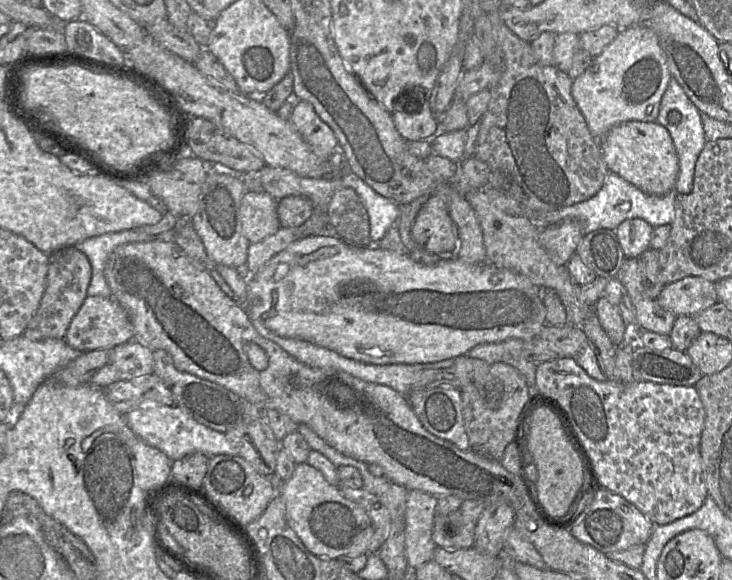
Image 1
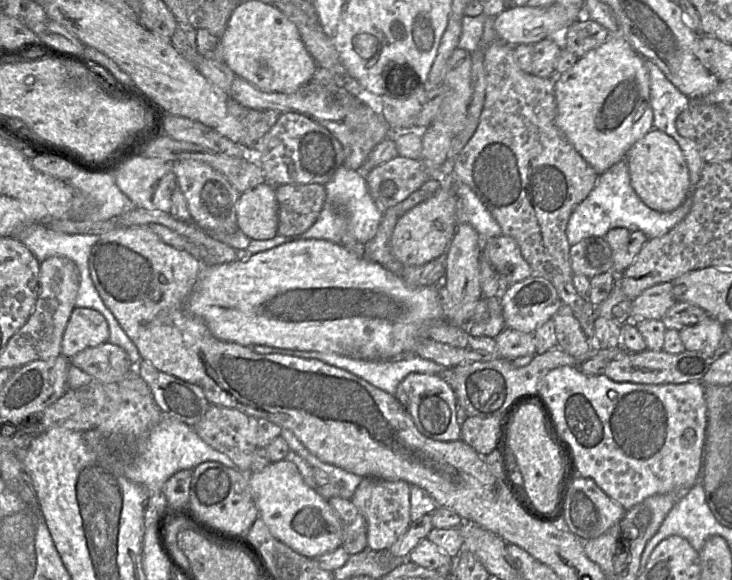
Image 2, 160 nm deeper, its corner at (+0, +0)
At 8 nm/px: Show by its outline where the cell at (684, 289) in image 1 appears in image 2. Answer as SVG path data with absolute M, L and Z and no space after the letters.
M672 282L655 284L632 300L629 321L635 323L641 319L659 320L675 302Z

